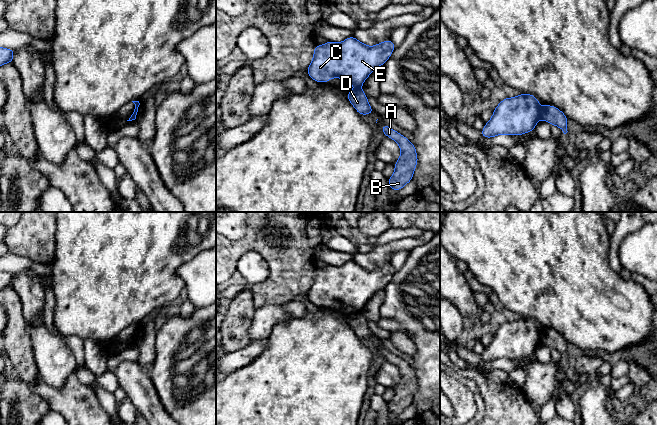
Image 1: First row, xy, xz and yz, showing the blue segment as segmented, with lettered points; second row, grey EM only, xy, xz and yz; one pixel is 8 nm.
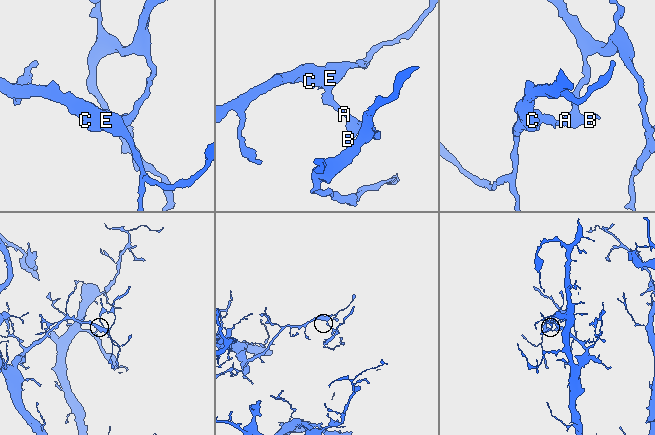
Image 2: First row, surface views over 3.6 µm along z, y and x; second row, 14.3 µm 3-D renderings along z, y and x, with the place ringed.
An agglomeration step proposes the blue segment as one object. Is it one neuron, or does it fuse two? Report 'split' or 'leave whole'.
split

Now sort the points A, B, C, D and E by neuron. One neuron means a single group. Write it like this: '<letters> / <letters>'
A B D / C E

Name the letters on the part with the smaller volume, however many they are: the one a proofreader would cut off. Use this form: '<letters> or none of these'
A, B, D

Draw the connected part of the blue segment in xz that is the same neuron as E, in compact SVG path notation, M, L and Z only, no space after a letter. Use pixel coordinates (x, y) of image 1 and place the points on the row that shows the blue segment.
M354 36L339 43L316 44L307 74L317 83L338 77L360 88L377 67L386 63L395 48L390 39L367 46Z

